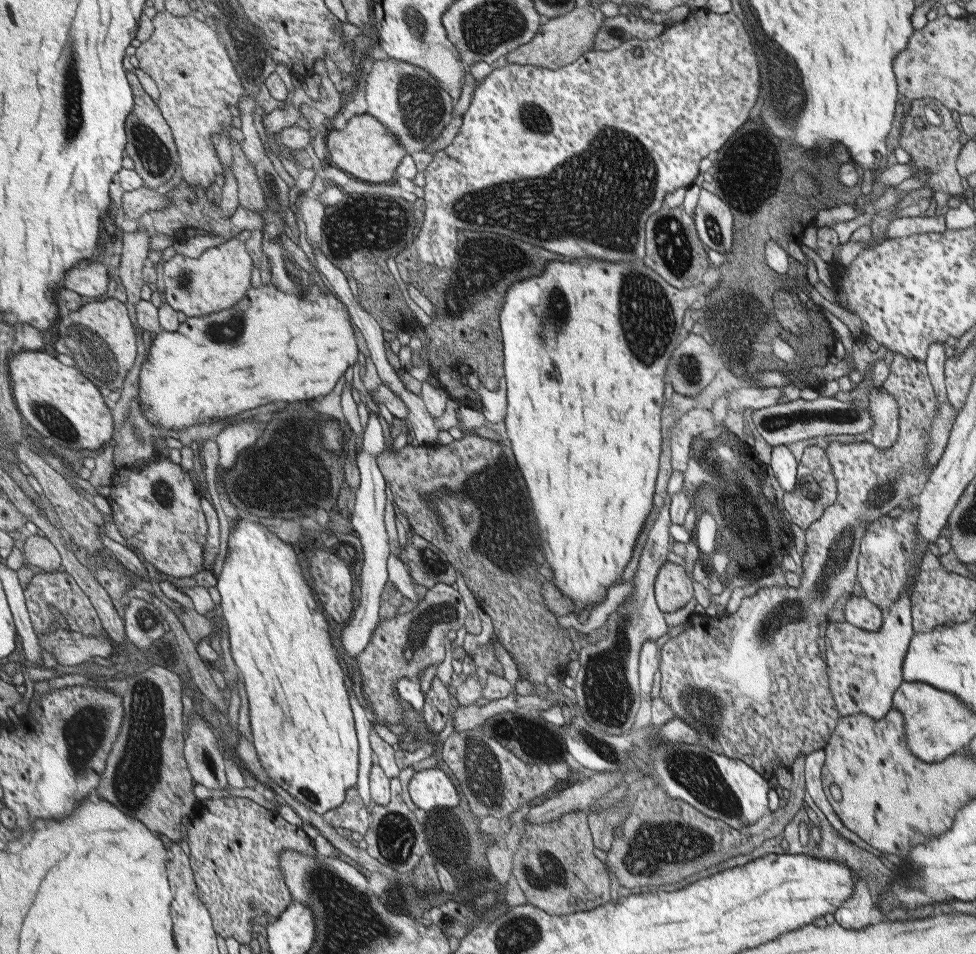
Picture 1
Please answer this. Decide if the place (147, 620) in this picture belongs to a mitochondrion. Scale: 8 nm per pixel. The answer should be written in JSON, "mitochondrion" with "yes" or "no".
{"mitochondrion":"yes"}

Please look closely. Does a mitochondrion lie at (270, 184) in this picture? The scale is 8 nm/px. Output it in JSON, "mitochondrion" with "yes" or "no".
{"mitochondrion":"no"}

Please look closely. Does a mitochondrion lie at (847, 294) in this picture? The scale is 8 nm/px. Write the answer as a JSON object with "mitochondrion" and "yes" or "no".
{"mitochondrion":"no"}

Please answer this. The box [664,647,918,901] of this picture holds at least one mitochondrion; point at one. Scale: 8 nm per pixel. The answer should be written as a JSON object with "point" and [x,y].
{"point":[702,703]}

